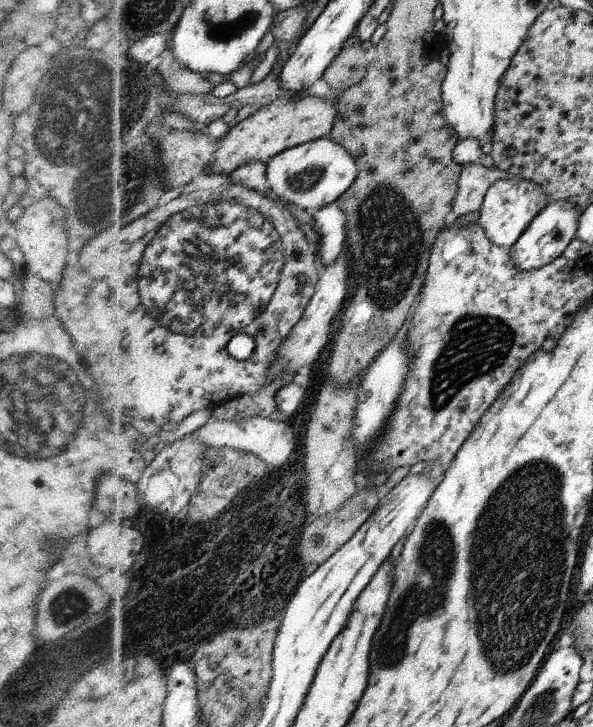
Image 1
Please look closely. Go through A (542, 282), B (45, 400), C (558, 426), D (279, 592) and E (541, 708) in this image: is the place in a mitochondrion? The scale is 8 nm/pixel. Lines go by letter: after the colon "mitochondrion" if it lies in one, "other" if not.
A: other
B: mitochondrion
C: other
D: other
E: mitochondrion

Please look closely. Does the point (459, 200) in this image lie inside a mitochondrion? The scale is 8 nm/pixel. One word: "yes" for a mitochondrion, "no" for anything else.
no

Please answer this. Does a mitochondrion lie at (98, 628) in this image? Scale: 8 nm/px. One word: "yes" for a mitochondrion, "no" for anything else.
yes

